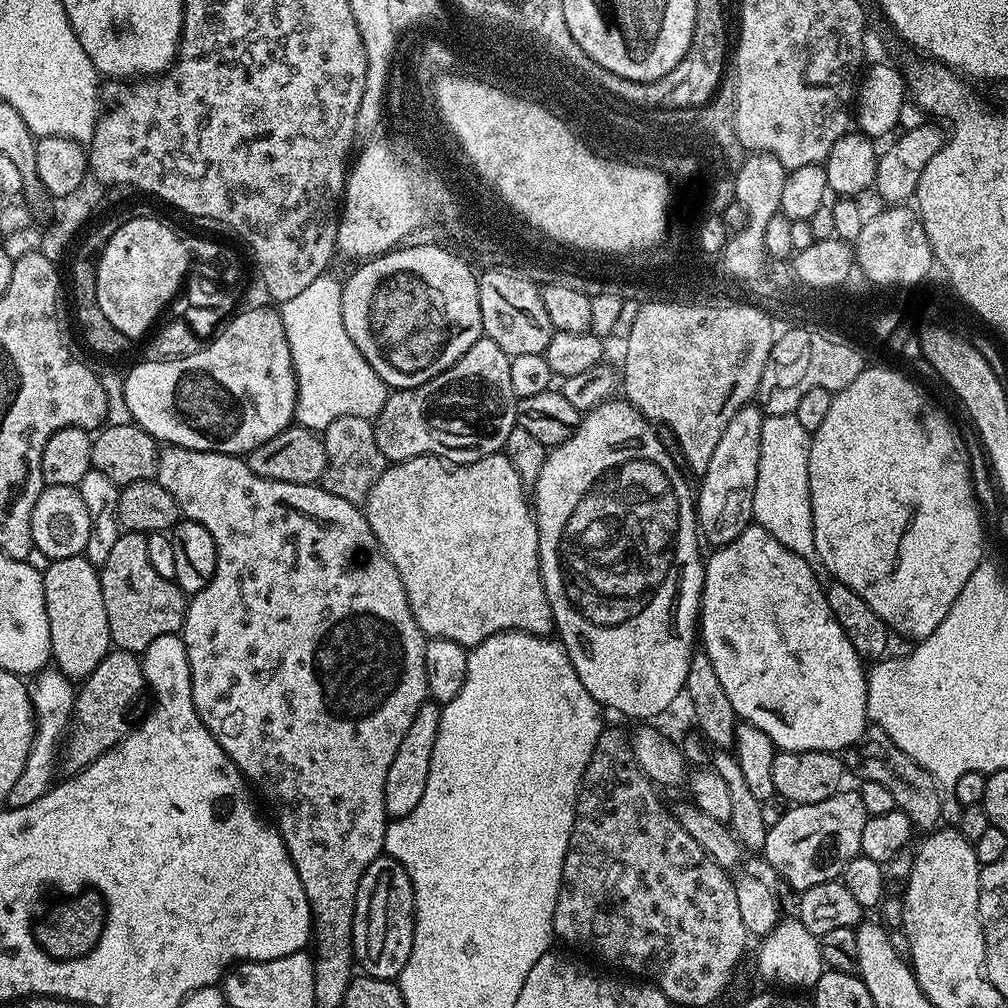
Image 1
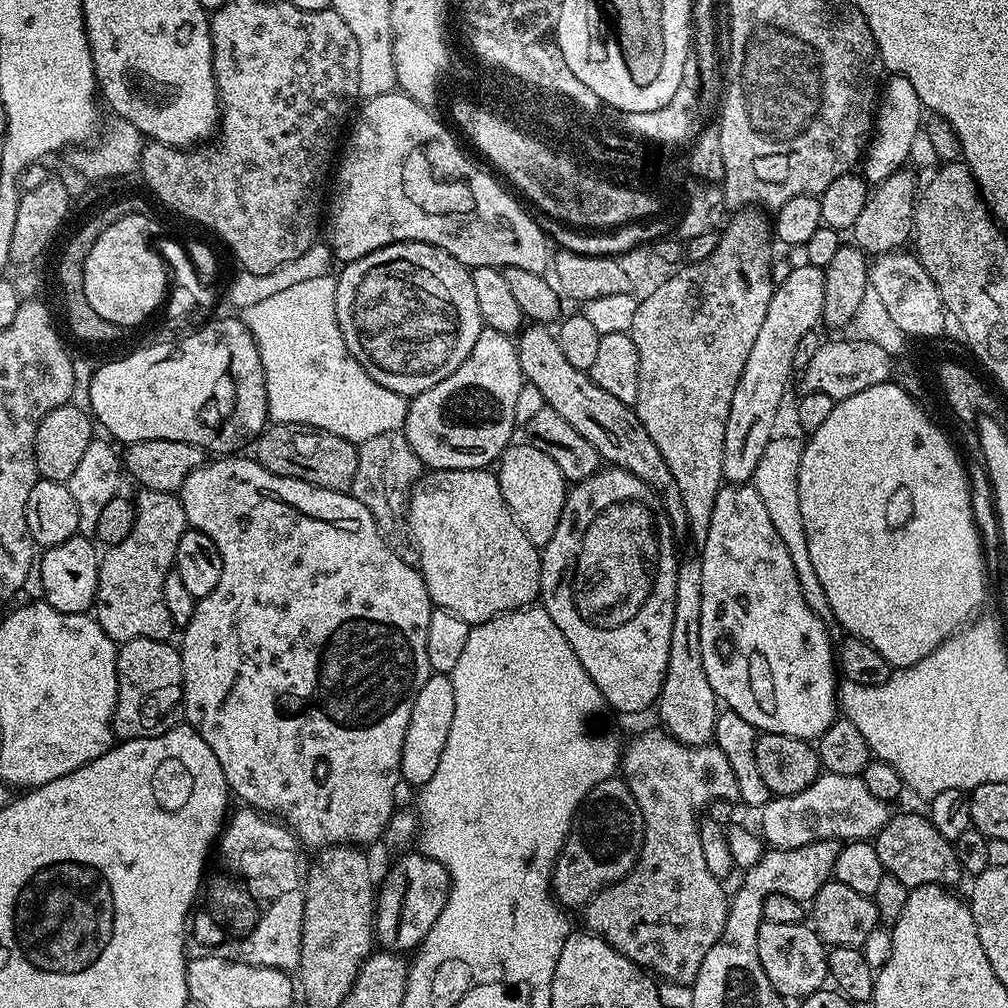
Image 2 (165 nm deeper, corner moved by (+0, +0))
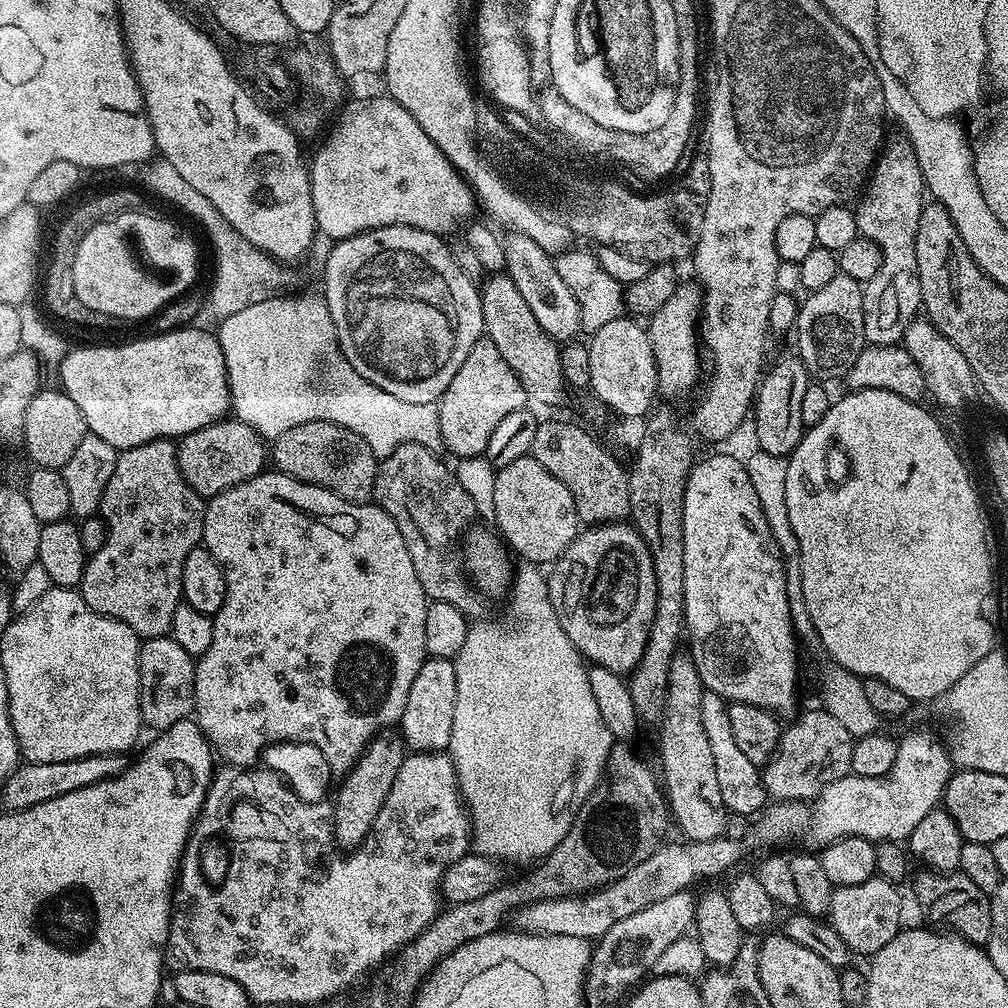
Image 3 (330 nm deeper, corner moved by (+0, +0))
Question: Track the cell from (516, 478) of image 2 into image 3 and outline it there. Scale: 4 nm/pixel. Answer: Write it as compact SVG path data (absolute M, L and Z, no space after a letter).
M531 454L499 469L494 482L494 524L505 545L521 561L551 565L570 546L582 521L576 515L570 490L546 470Z

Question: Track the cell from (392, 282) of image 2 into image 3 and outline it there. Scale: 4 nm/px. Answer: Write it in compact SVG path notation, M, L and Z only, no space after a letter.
M386 226L351 236L345 240L335 241L328 260L323 266L322 275L324 275L322 298L328 303L328 309L336 327L336 343L340 345L344 359L350 362L350 366L357 374L366 378L366 382L386 390L386 394L394 394L394 398L402 398L402 402L436 404L446 390L446 386L454 382L454 374L458 374L462 362L466 362L466 354L470 354L474 342L482 339L484 319L482 318L480 289L473 280L466 278L466 274L462 274L462 270L458 270L458 262L454 262L451 247L433 232L418 230L414 226Z

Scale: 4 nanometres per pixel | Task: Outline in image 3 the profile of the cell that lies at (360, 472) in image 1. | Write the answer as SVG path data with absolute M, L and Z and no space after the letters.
M398 446L394 454L379 461L374 500L390 518L394 518L398 530L402 530L406 550L410 550L410 562L414 562L414 574L418 574L418 582L422 582L422 590L429 601L450 602L450 606L458 606L464 616L480 618L485 615L486 600L466 575L458 547L462 537L473 527L472 519L476 520L478 515L455 471L447 468L436 455L426 446Z

